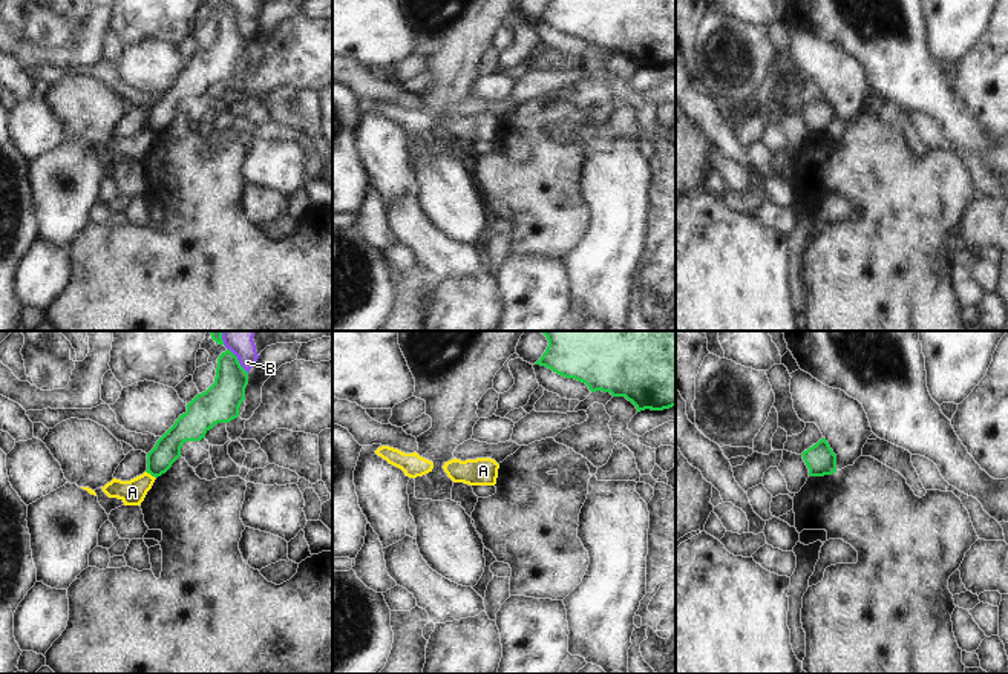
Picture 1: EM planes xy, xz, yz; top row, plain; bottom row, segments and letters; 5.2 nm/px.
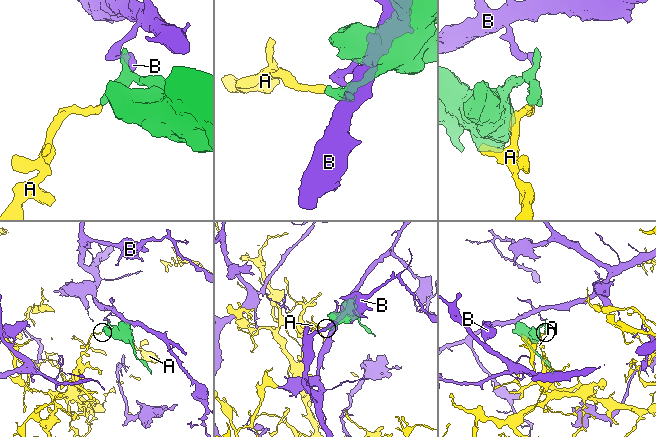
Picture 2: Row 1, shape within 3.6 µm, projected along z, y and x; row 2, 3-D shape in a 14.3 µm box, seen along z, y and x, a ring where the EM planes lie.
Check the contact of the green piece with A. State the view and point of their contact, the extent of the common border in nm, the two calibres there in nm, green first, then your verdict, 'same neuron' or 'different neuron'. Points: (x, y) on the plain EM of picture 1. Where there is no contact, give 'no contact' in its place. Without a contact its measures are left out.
meets green in xy at (150, 130); contact 70 nm long; 140 nm thick on the green side, 130 nm on the other; different neuron

